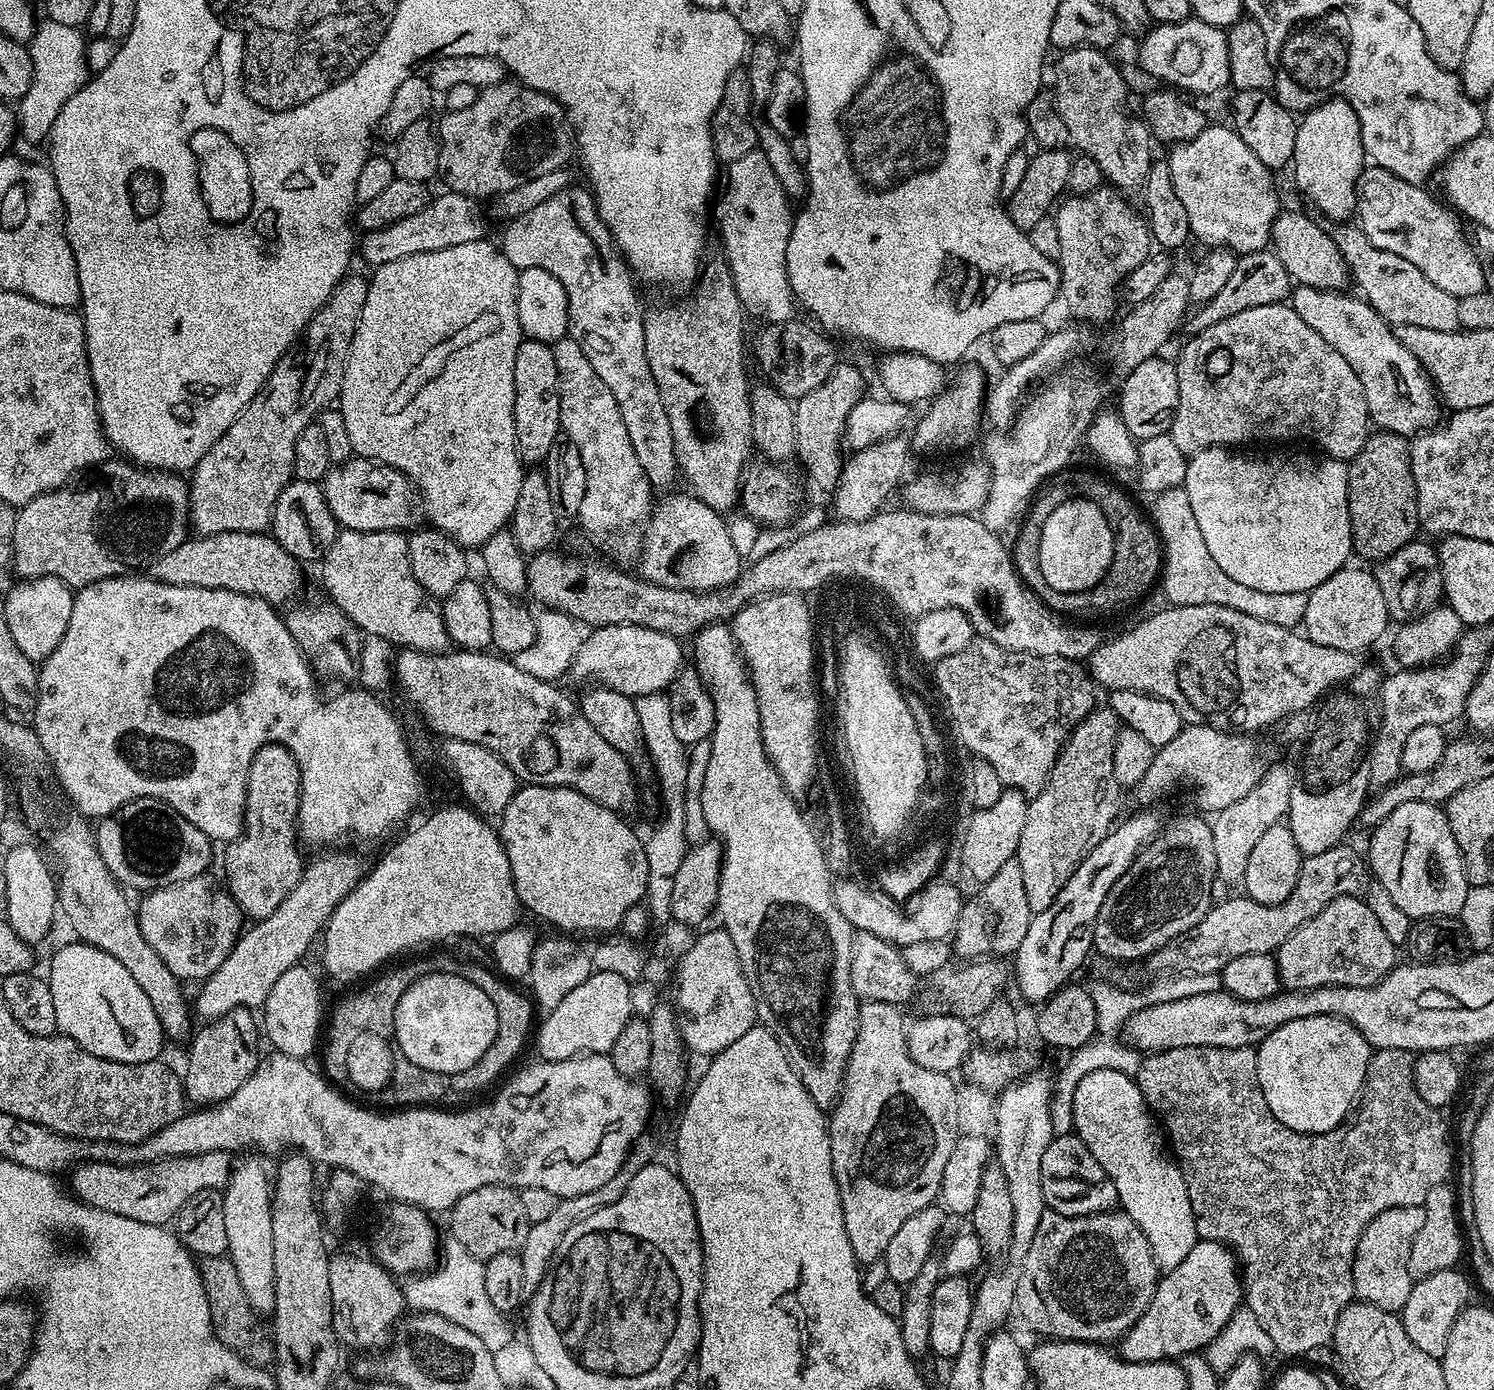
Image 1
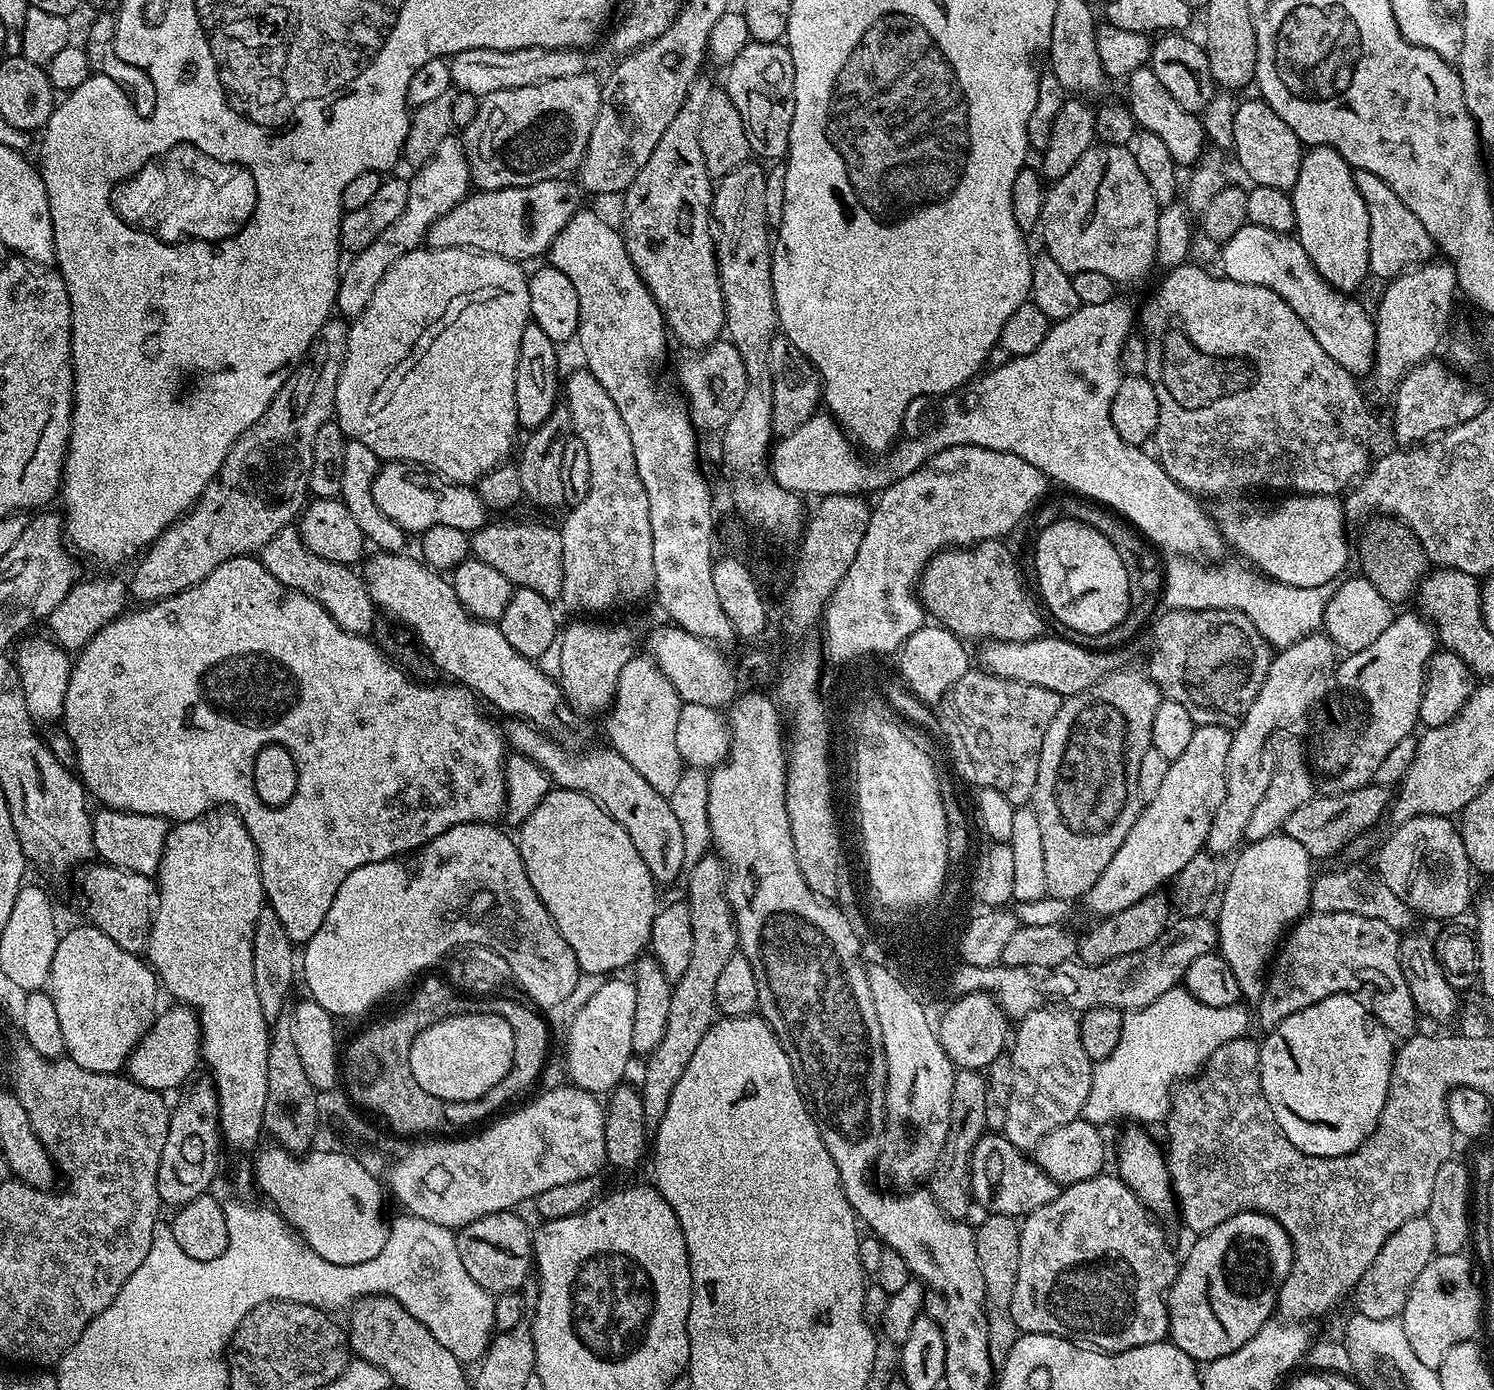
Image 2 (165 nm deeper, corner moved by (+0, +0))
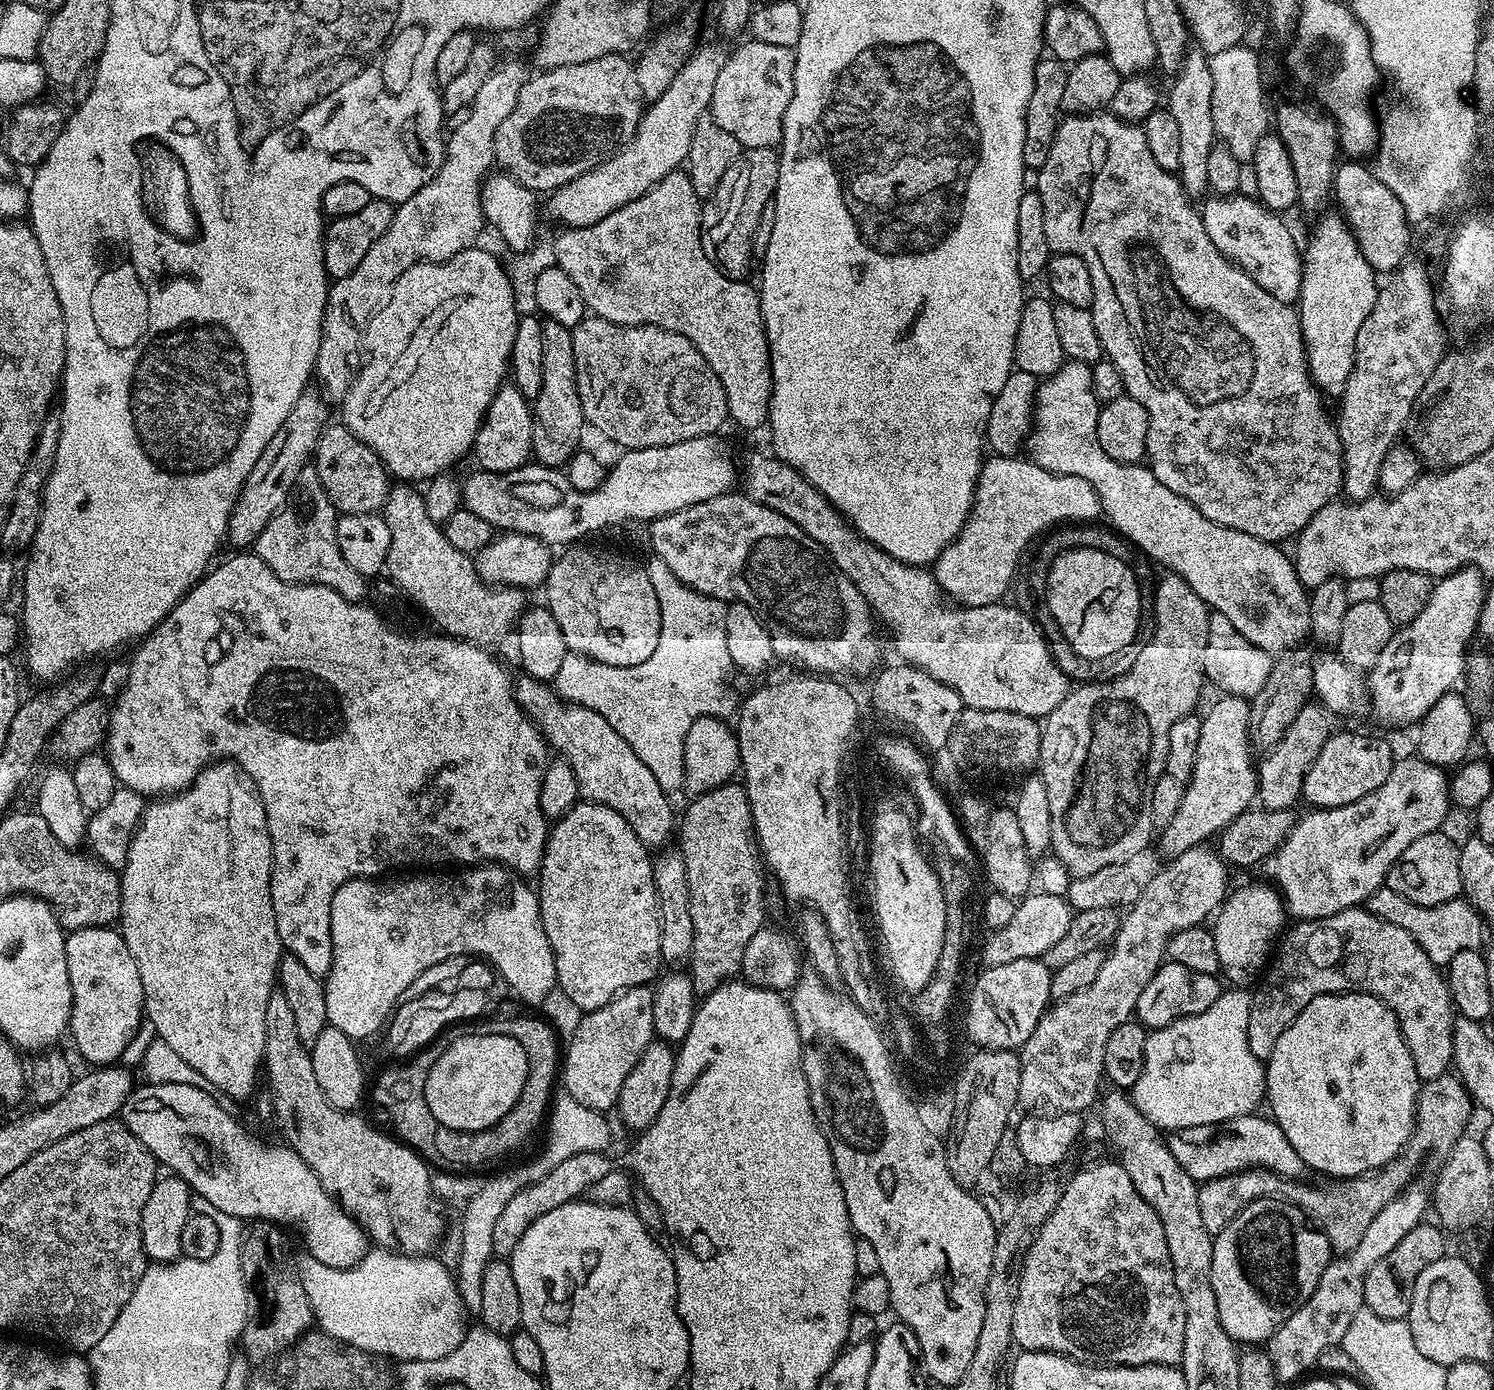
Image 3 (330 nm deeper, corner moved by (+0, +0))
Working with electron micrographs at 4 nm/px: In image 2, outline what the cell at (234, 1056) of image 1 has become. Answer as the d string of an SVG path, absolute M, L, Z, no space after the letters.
M204 1078L195 1084L187 1085L184 1100L180 1100L171 1109L168 1118L168 1133L166 1146L162 1146L162 1158L158 1162L158 1186L156 1192L160 1196L161 1205L179 1206L194 1202L194 1198L205 1195L220 1168L220 1144L222 1148L222 1133L220 1130L220 1102L216 1096L216 1085L211 1079Z

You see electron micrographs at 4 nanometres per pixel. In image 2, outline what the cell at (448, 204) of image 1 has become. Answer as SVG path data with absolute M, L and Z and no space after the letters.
M568 178L538 182L525 188L503 188L489 192L476 190L465 200L458 202L454 210L442 214L442 218L438 218L434 226L430 226L426 244L429 248L470 248L474 252L489 252L517 262L532 260L535 256L543 257L552 247L554 238L558 238L558 234L566 226L566 222L570 222L570 218L581 211L580 196L582 197L582 189L579 183Z

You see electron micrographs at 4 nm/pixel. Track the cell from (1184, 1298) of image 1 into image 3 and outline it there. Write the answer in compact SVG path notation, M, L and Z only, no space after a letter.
M1265 1198L1246 1205L1212 1241L1212 1285L1218 1298L1218 1314L1226 1334L1240 1346L1268 1342L1288 1318L1315 1292L1323 1271L1334 1259L1326 1234L1313 1226L1304 1211L1283 1198Z

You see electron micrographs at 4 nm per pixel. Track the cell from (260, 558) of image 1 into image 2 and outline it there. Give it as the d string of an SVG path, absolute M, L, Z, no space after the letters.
M104 576L101 580L84 580L73 584L72 589L54 606L54 610L46 617L47 635L55 643L69 653L79 653L94 634L98 634L111 620L123 616L130 604L130 588L127 583L115 580L112 576Z

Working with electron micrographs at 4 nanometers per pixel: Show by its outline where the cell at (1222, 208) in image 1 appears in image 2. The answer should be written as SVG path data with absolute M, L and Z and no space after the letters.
M1145 66L1131 72L1126 78L1126 84L1128 84L1126 103L1137 125L1143 131L1162 138L1162 143L1170 150L1170 158L1174 158L1177 165L1195 165L1202 156L1200 143L1205 143L1206 140L1201 117L1197 113L1182 110L1182 106L1178 106L1178 102L1174 102L1174 98L1170 98L1170 94L1162 86L1162 82L1158 82L1151 67Z

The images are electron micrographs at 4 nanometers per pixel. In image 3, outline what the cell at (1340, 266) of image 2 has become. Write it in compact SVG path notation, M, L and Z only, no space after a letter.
M1323 216L1319 217L1308 245L1305 243L1302 248L1304 273L1300 279L1298 311L1312 381L1325 397L1340 398L1354 370L1358 330L1362 330L1362 322L1370 318L1370 310L1376 305L1378 276L1370 262L1362 258L1362 250L1358 250L1358 242L1344 217Z

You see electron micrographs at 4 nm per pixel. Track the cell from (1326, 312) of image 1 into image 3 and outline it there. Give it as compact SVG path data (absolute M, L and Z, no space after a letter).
M1233 194L1231 196L1209 195L1202 204L1202 215L1206 234L1210 234L1210 242L1218 246L1218 250L1232 263L1240 267L1243 272L1250 274L1266 294L1274 294L1278 302L1286 302L1295 305L1300 299L1300 279L1304 273L1304 262L1302 259L1302 248L1292 237L1292 232L1283 224L1281 217L1273 212L1271 208L1264 207L1259 199Z

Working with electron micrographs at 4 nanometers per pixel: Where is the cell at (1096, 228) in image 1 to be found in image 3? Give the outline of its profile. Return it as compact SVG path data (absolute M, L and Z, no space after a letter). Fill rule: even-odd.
M1108 110L1065 115L1056 125L1050 154L1046 154L1046 162L1035 176L1034 190L1042 198L1042 206L1046 210L1046 242L1050 242L1053 253L1074 254L1086 262L1086 270L1090 270L1090 282L1094 286L1094 302L1090 311L1094 318L1094 330L1098 330L1100 345L1104 347L1104 356L1112 360L1114 366L1118 366L1125 393L1146 406L1146 464L1151 468L1154 478L1158 478L1166 490L1174 490L1174 494L1186 498L1186 502L1210 518L1210 522L1218 522L1218 526L1242 530L1242 534L1250 534L1259 540L1291 541L1294 536L1292 524L1308 524L1322 506L1333 503L1343 489L1344 478L1343 446L1339 430L1333 417L1328 417L1324 409L1325 397L1308 372L1308 356L1304 352L1299 311L1291 304L1278 302L1274 294L1266 294L1266 290L1262 290L1262 286L1258 286L1250 274L1227 260L1218 246L1210 242L1203 215L1184 193L1179 175L1158 166L1154 154L1150 154L1150 146L1146 146L1146 134L1140 124L1128 124ZM1064 223L1075 223L1074 233L1068 233Z

